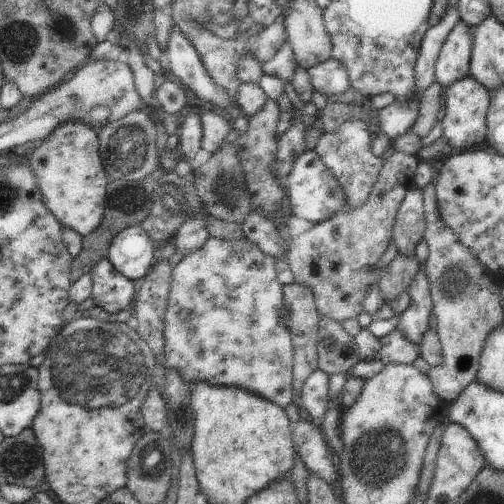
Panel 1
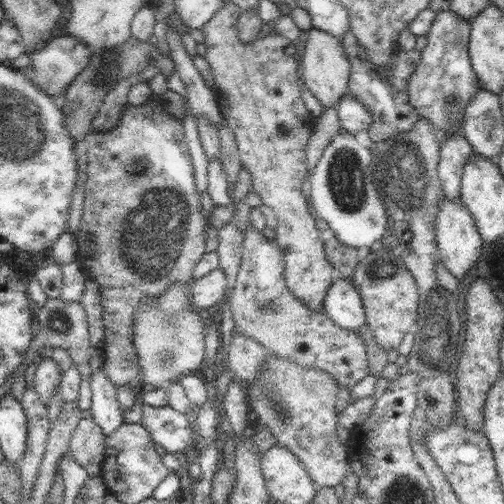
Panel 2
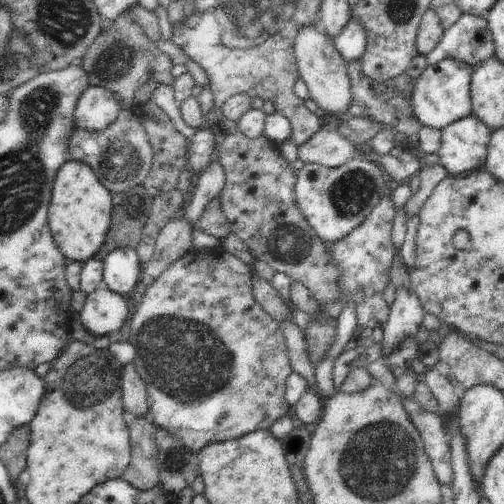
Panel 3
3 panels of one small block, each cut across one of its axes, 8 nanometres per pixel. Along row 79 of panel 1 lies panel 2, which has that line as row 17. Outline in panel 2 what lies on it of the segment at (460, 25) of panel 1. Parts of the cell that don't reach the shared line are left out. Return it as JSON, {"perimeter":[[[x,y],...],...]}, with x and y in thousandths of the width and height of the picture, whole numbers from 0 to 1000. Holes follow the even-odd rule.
{"perimeter":[[[879,16],[879,20],[863,24],[863,40],[859,40],[851,63],[847,63],[847,91],[835,99],[835,123],[827,127],[827,139],[819,139],[819,147],[815,147],[815,155],[812,155],[812,202],[831,218],[831,226],[835,226],[839,234],[847,234],[847,238],[867,254],[871,266],[875,266],[879,258],[891,258],[899,242],[911,242],[911,254],[915,254],[919,226],[923,226],[923,210],[931,210],[931,202],[935,202],[935,194],[942,190],[942,183],[958,171],[958,167],[946,159],[946,151],[942,151],[942,143],[938,143],[938,131],[935,131],[935,115],[931,115],[931,67],[935,67],[935,48],[931,48],[919,32],[911,32],[903,20],[895,20],[895,16]]]}

